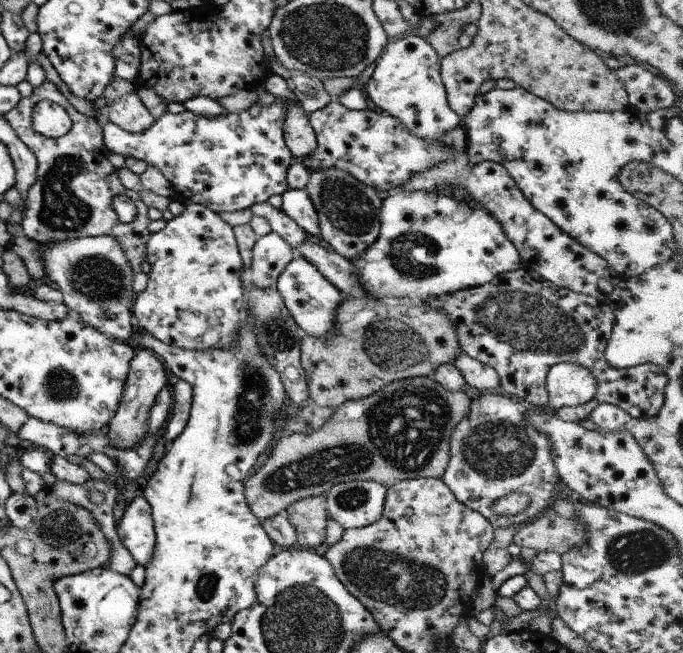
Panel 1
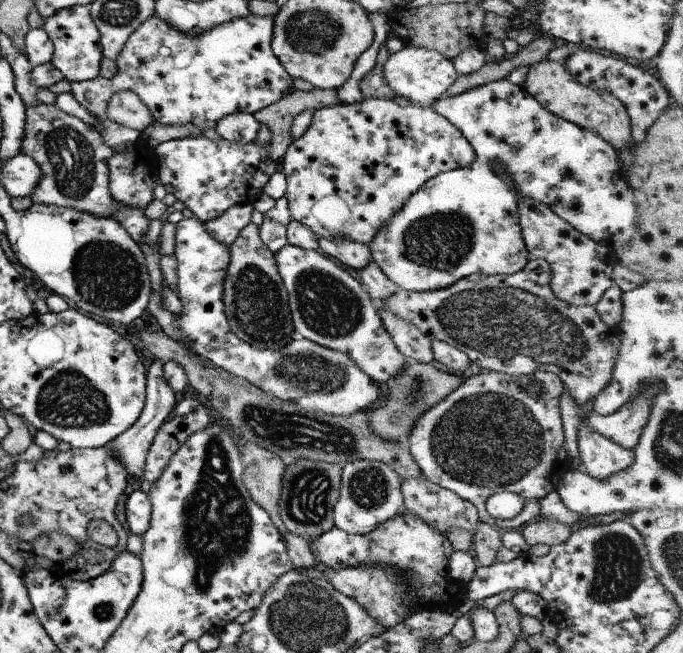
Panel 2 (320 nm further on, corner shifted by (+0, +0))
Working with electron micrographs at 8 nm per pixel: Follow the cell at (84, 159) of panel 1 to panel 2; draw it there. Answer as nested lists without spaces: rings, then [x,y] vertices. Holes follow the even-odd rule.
[[[39,103],[24,110],[20,152],[30,156],[40,168],[40,179],[29,198],[33,203],[71,207],[96,217],[113,217],[142,250],[142,236],[148,229],[143,209],[123,209],[111,200],[108,191],[108,158],[113,152],[100,134],[82,120],[55,105]]]

